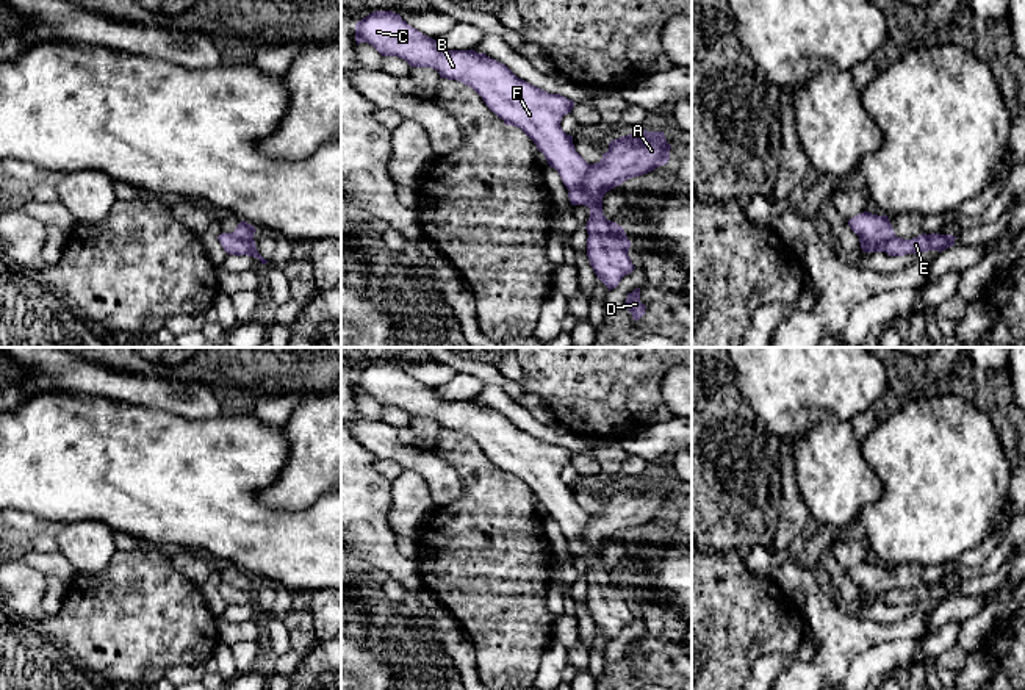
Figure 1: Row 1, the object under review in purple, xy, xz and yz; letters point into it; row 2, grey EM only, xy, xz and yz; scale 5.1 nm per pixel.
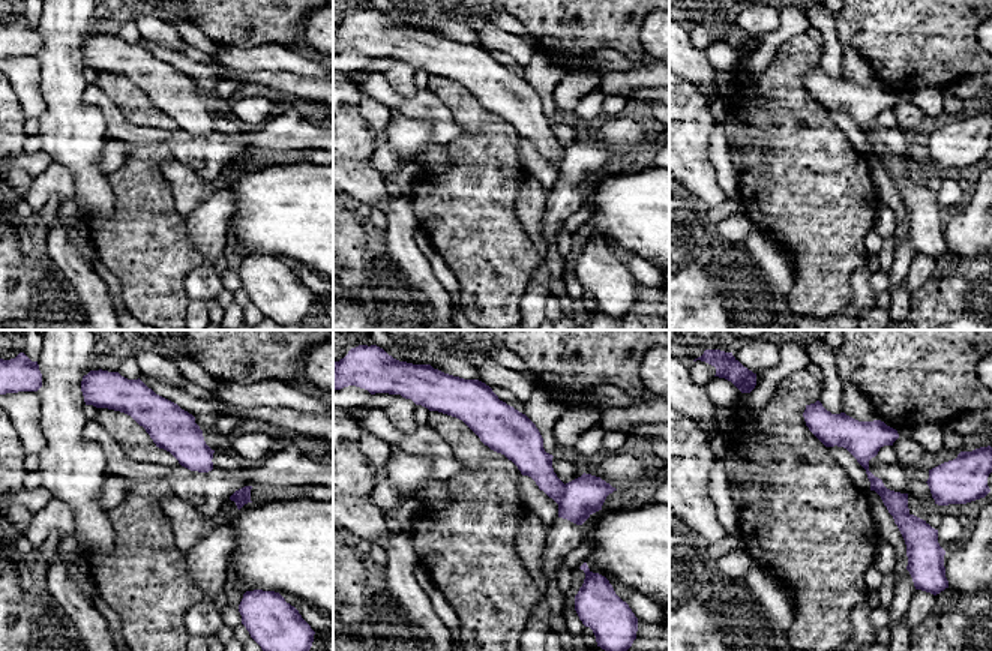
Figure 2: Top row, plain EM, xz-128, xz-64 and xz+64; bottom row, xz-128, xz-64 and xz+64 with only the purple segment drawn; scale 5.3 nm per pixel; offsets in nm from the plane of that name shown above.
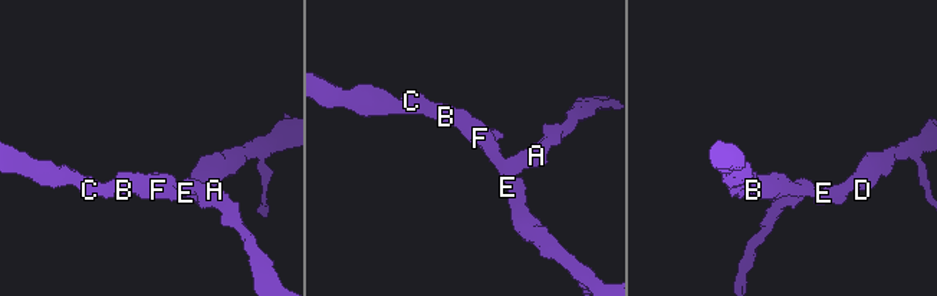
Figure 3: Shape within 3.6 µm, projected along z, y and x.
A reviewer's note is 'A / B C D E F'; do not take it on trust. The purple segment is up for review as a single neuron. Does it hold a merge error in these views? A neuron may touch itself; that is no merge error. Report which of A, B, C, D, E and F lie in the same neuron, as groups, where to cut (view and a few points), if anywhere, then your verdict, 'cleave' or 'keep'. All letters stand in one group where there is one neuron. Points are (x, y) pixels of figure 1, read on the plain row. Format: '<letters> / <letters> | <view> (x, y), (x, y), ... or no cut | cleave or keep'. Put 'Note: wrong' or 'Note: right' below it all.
A / B C D E F | xz (590, 515), (582, 539), (598, 549) | cleave
Note: right

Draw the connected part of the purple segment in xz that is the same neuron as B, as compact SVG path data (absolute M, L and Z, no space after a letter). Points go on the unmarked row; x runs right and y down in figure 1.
M374 361L355 374L355 391L371 394L382 407L397 407L412 418L432 418L441 429L457 430L473 438L485 455L504 471L505 476L521 479L537 499L545 505L548 515L554 518L566 537L571 555L585 555L590 559L587 571L587 607L596 627L610 640L617 638L621 629L634 621L628 606L631 591L624 579L617 573L607 571L602 563L602 548L593 549L582 538L590 515L576 502L573 487L562 477L562 468L571 463L574 452L560 446L549 444L521 429L518 429L505 415L471 401L443 401L437 391L423 385L408 376L393 361Z

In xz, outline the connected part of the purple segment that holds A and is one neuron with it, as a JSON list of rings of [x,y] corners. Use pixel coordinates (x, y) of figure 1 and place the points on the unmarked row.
[[[637,480],[613,490],[601,512],[590,515],[582,540],[593,549],[604,548],[623,532],[667,515],[670,499],[664,482]]]

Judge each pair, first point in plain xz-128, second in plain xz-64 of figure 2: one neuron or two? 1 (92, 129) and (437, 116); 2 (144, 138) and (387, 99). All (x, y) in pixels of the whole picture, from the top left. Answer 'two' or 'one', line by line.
1: two
2: one

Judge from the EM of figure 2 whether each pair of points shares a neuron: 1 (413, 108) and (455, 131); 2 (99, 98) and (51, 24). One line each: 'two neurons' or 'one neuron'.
1: one neuron
2: two neurons

